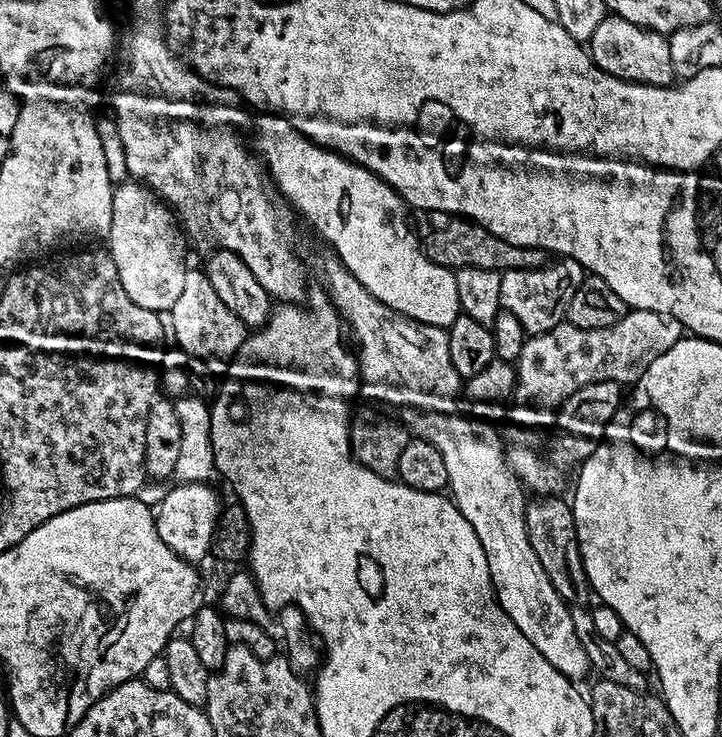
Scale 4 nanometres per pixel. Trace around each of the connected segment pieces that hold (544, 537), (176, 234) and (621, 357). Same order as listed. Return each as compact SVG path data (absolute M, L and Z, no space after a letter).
M543 496L531 499L526 505L526 532L534 554L541 559L546 574L555 590L570 606L582 606L591 599L592 591L585 567L582 566L581 552L578 550L577 532L571 505L560 496Z
M139 182L117 183L112 190L110 234L106 237L106 251L118 266L122 290L130 294L145 310L161 314L171 313L174 302L182 294L182 285L190 264L184 261L186 237L176 213L152 189Z
M629 310L614 326L605 328L579 328L570 323L554 326L548 332L529 335L524 341L520 357L516 359L516 389L512 395L512 405L508 409L507 419L521 424L524 428L544 428L555 425L556 414L560 407L582 386L590 386L594 382L614 380L617 382L635 382L646 374L646 366L650 362L660 360L662 354L670 350L670 346L681 343L685 328L670 314L658 314L654 310Z

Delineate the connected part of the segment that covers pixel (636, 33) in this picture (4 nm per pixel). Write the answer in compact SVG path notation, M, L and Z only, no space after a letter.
M605 15L602 22L598 22L598 30L586 41L586 47L592 57L592 60L604 72L614 74L623 80L633 80L639 84L653 84L662 86L663 84L671 85L677 79L674 70L674 62L670 62L670 42L668 36L662 32L651 32L648 28L640 28L634 22L628 22L626 18Z

